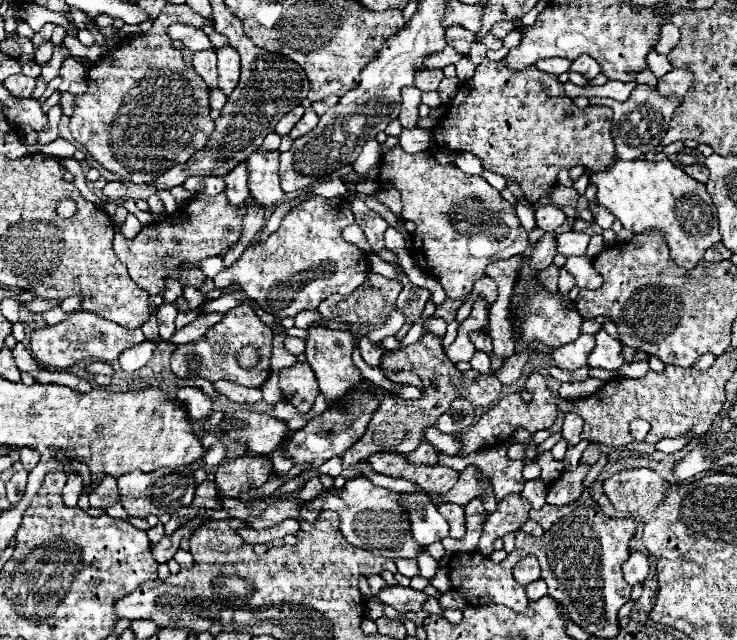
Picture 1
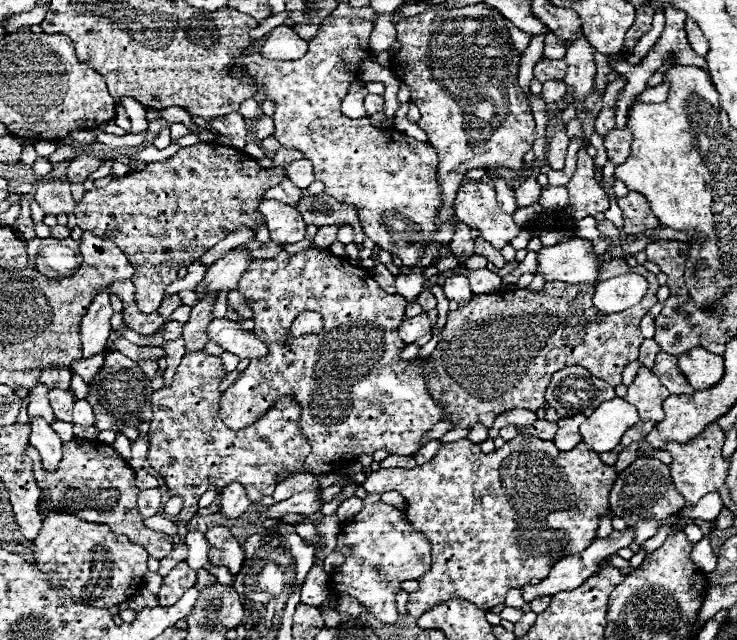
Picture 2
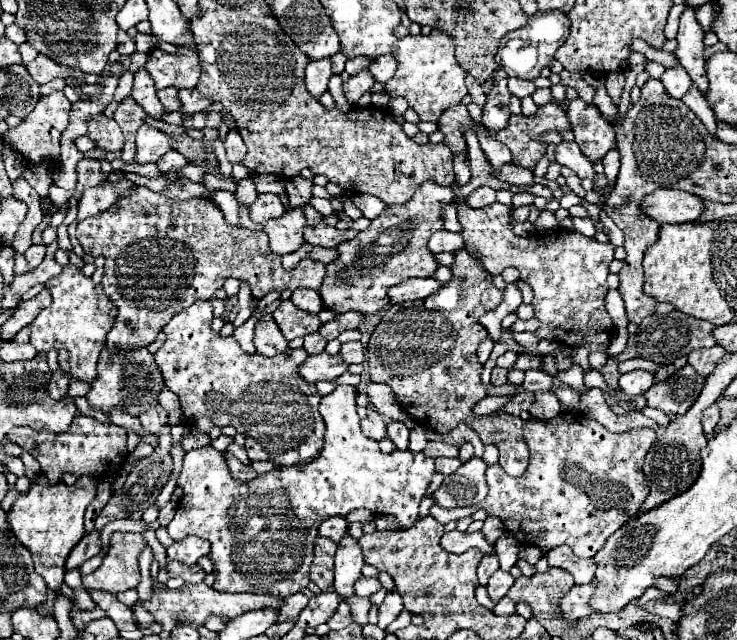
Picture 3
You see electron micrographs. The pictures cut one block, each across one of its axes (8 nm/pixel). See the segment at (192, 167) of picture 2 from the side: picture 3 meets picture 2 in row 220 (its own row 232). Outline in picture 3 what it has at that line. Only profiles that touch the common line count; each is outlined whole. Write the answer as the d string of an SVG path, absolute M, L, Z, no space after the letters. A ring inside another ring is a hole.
M138 186L132 196L118 198L106 212L86 218L76 230L78 242L86 254L104 256L106 268L102 278L102 288L116 302L118 318L114 328L108 332L108 352L146 348L164 328L164 324L180 310L192 306L198 300L210 300L224 280L238 278L244 280L254 298L264 298L268 292L312 288L318 290L326 276L326 266L316 260L302 260L294 270L284 270L280 256L268 248L266 232L254 232L248 228L232 228L226 224L220 208L208 198L192 198L188 202L168 202L162 194L156 194L144 186Z

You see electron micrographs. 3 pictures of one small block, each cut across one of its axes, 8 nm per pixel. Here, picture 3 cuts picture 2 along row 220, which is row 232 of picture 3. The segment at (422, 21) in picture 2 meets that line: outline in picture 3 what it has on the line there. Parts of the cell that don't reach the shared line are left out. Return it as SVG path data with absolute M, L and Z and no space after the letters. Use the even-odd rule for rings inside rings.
M440 230L436 234L432 234L430 242L428 242L428 250L430 252L456 252L464 246L464 240L460 234L448 232L448 230Z

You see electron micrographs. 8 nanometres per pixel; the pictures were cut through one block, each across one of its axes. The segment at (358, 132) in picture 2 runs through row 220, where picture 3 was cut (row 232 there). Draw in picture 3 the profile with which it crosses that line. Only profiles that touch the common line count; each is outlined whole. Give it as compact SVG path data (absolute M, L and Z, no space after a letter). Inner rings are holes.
M424 182L416 194L400 204L400 206L388 206L384 208L384 212L372 220L372 224L360 232L354 240L340 244L336 250L340 254L340 258L332 264L328 264L328 278L324 280L324 286L320 288L320 296L324 300L324 306L328 310L334 310L336 314L344 314L344 312L360 312L360 314L376 314L384 308L390 306L388 302L388 288L408 280L408 278L428 278L434 274L434 270L438 268L436 260L432 258L432 254L428 252L428 238L442 230L442 210L452 204L452 188L450 186L440 186L436 182Z

